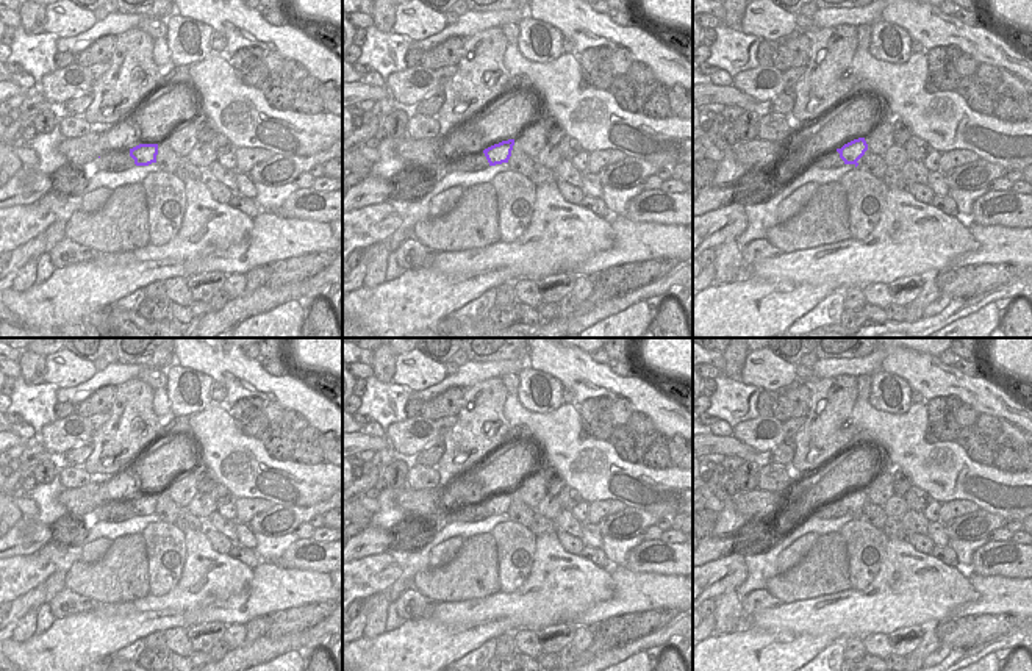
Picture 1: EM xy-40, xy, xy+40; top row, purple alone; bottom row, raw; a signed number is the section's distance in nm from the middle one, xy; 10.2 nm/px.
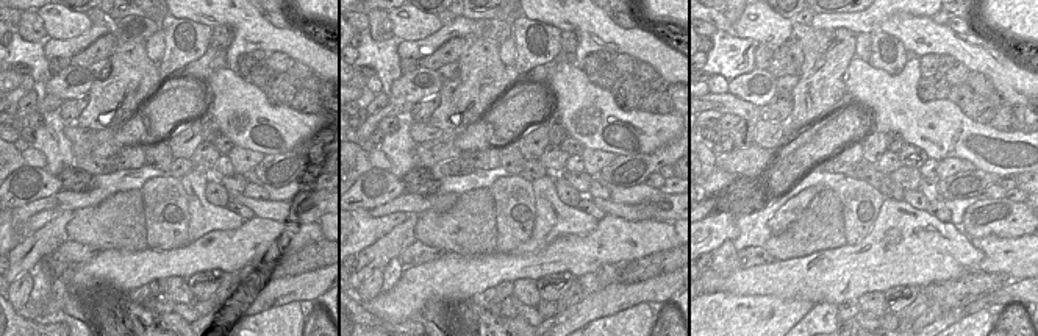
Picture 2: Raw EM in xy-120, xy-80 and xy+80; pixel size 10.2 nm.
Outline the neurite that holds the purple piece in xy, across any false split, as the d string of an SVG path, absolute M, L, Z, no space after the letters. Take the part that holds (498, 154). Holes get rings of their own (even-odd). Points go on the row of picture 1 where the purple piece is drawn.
M514 139L502 141L483 150L489 166L508 163Z

